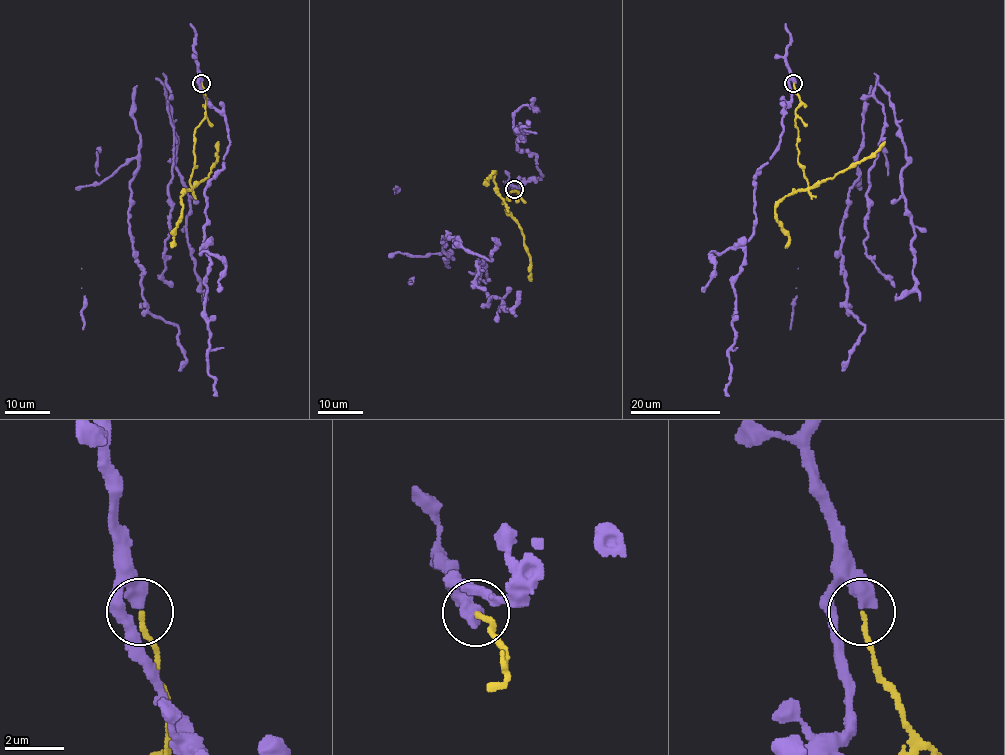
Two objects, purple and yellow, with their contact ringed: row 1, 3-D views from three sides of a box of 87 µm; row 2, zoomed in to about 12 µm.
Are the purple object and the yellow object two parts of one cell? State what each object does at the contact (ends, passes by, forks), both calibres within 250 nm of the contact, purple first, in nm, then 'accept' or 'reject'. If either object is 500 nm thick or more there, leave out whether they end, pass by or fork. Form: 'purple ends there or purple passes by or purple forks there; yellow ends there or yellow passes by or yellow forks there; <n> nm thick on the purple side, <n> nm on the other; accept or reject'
550 nm thick on the purple side, 130 nm on the other; reject

